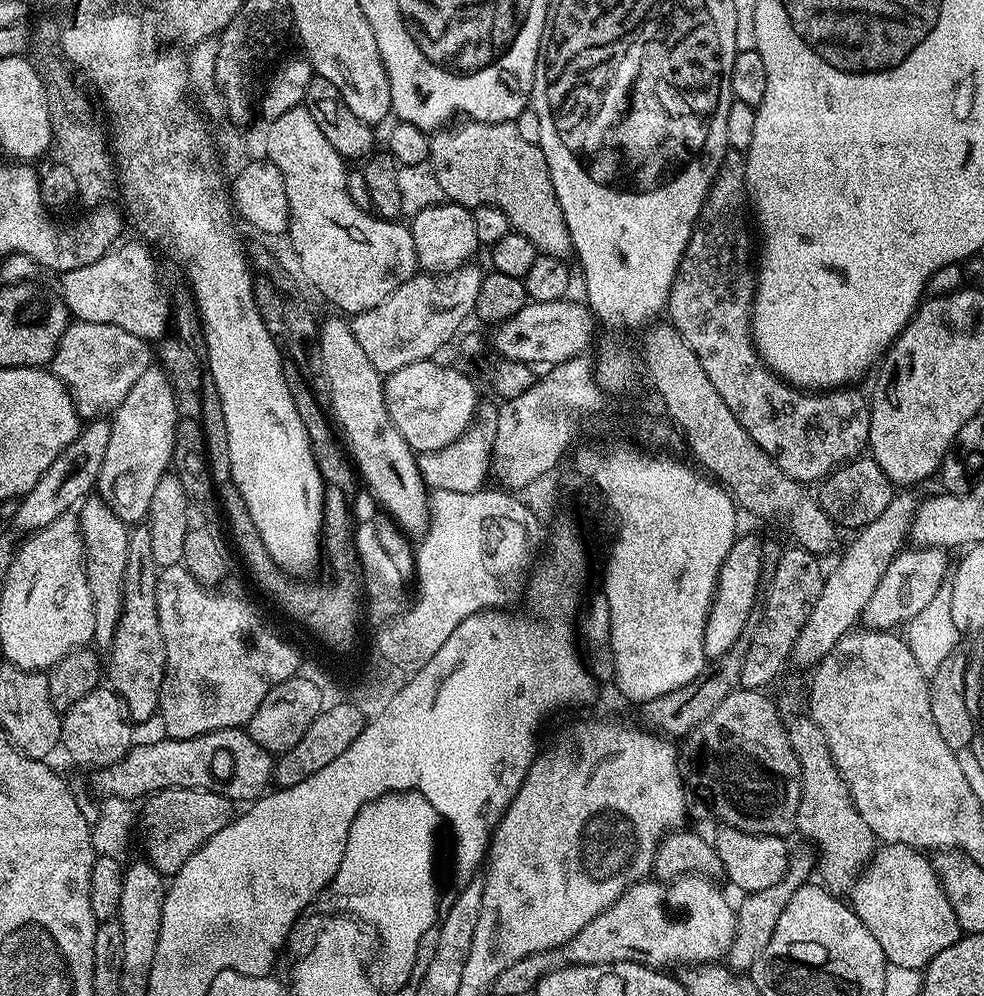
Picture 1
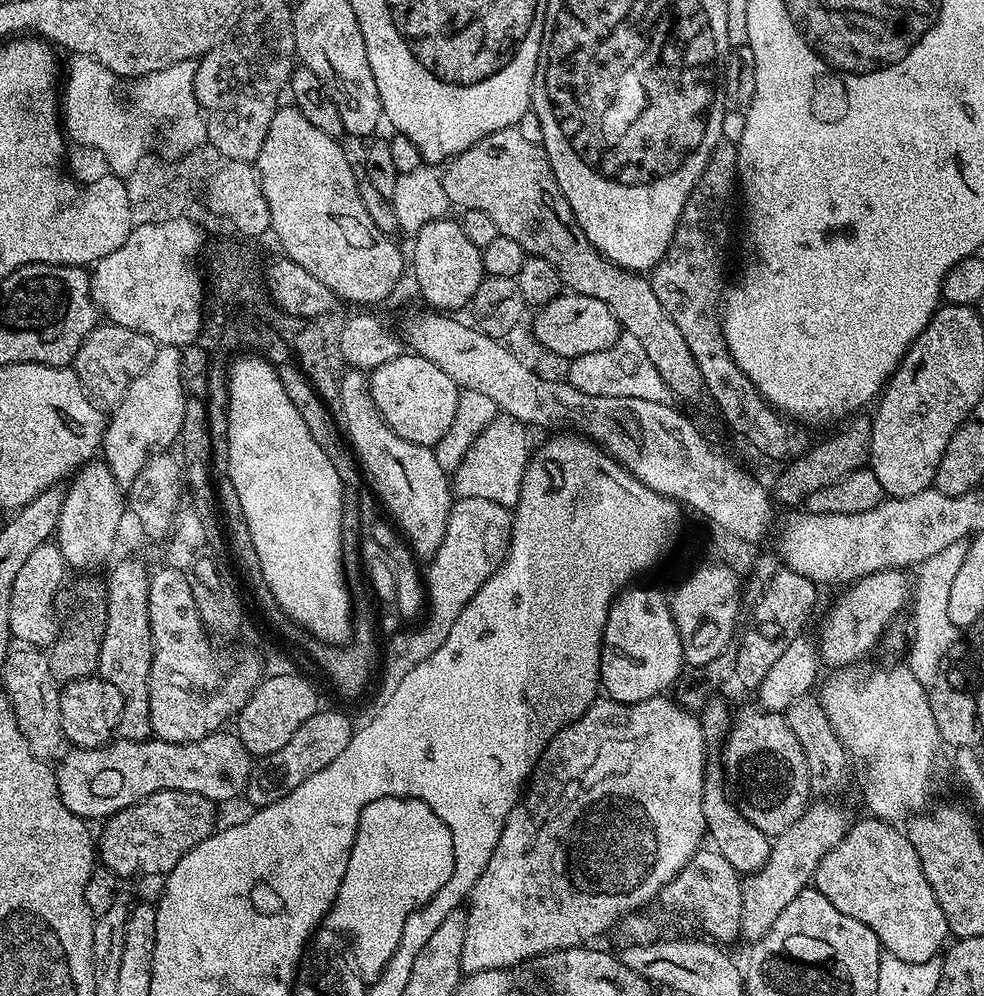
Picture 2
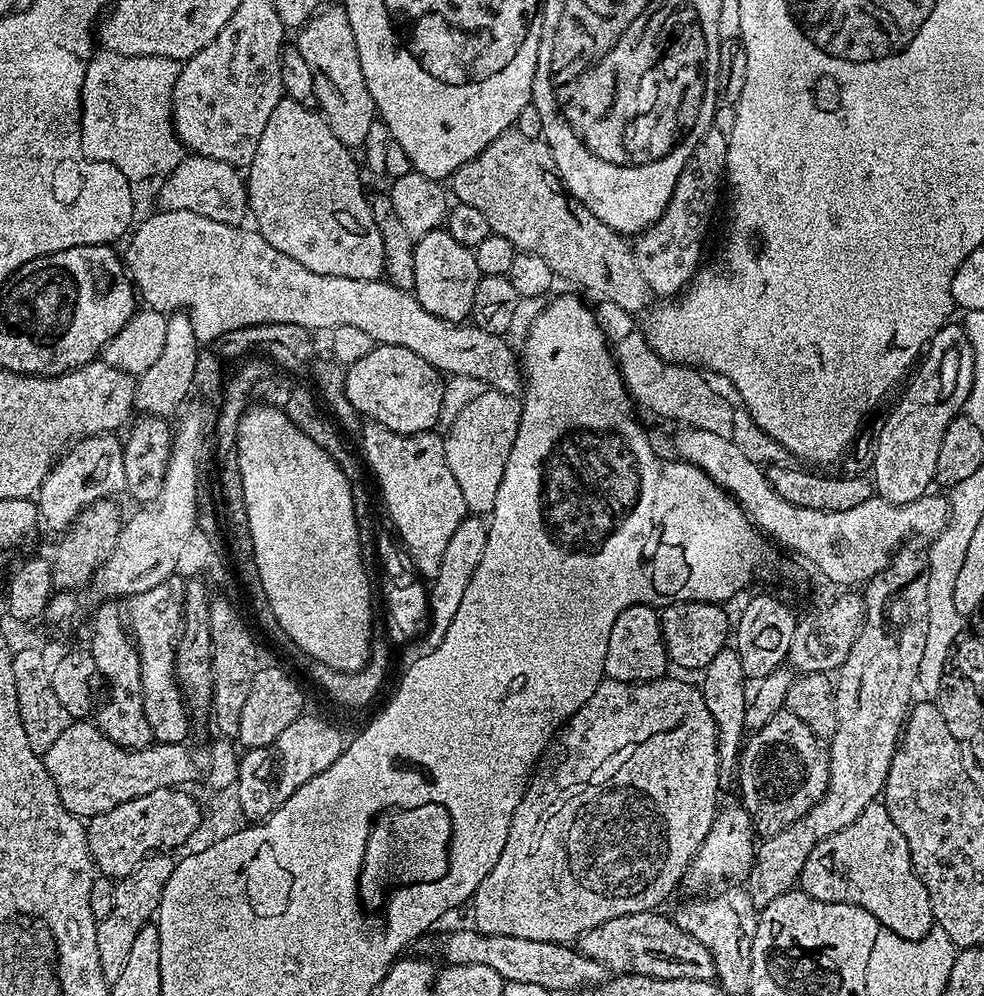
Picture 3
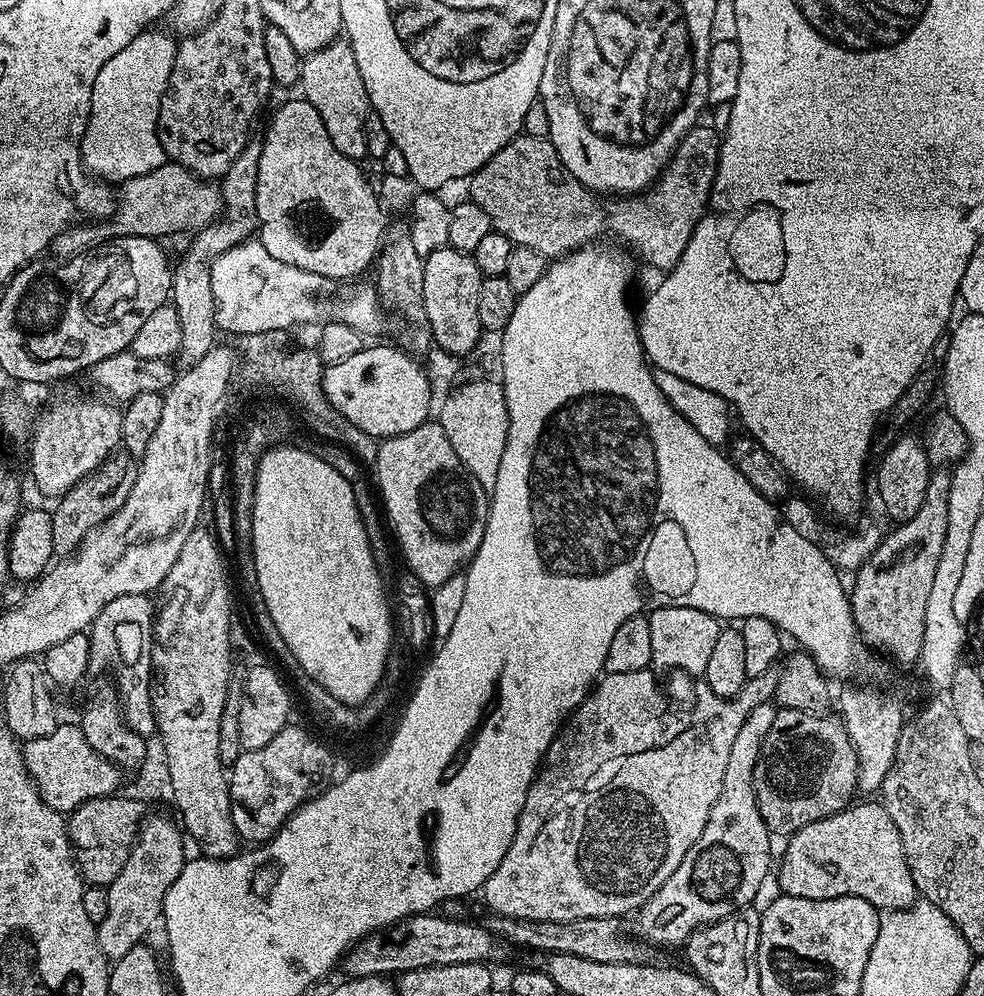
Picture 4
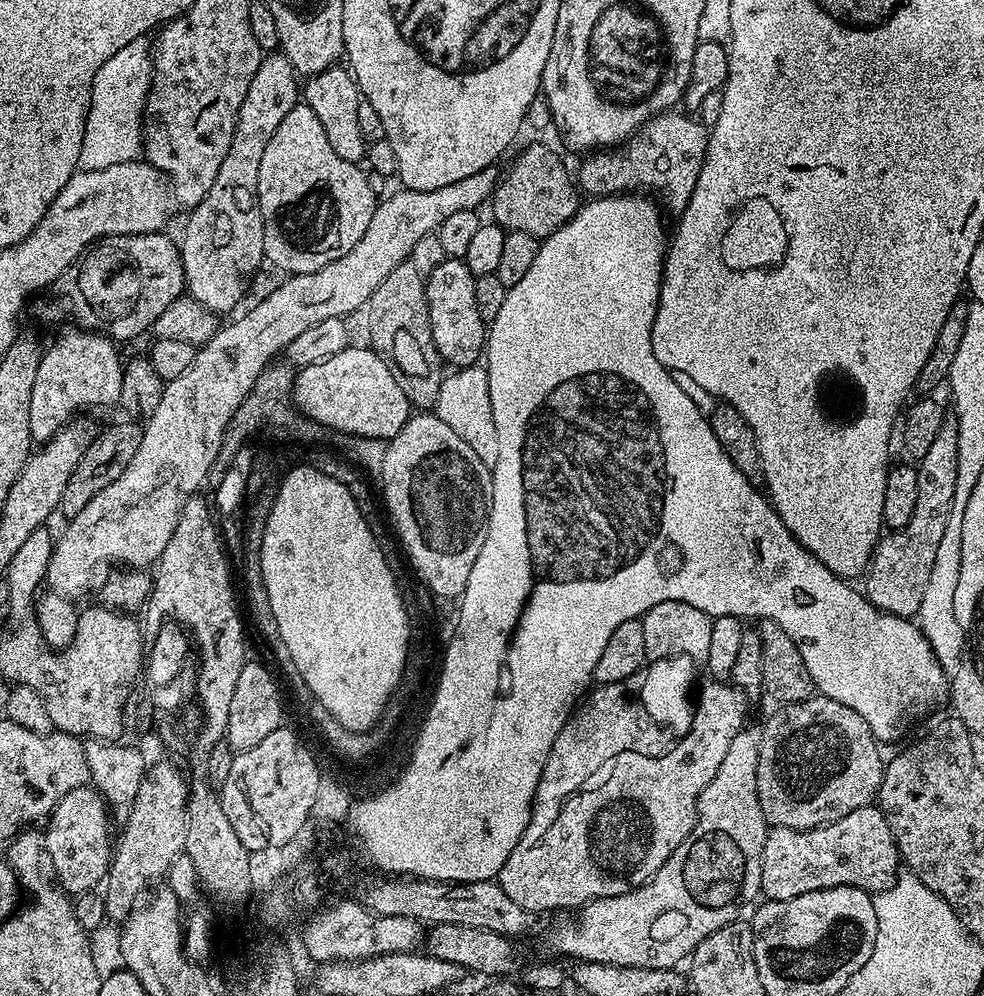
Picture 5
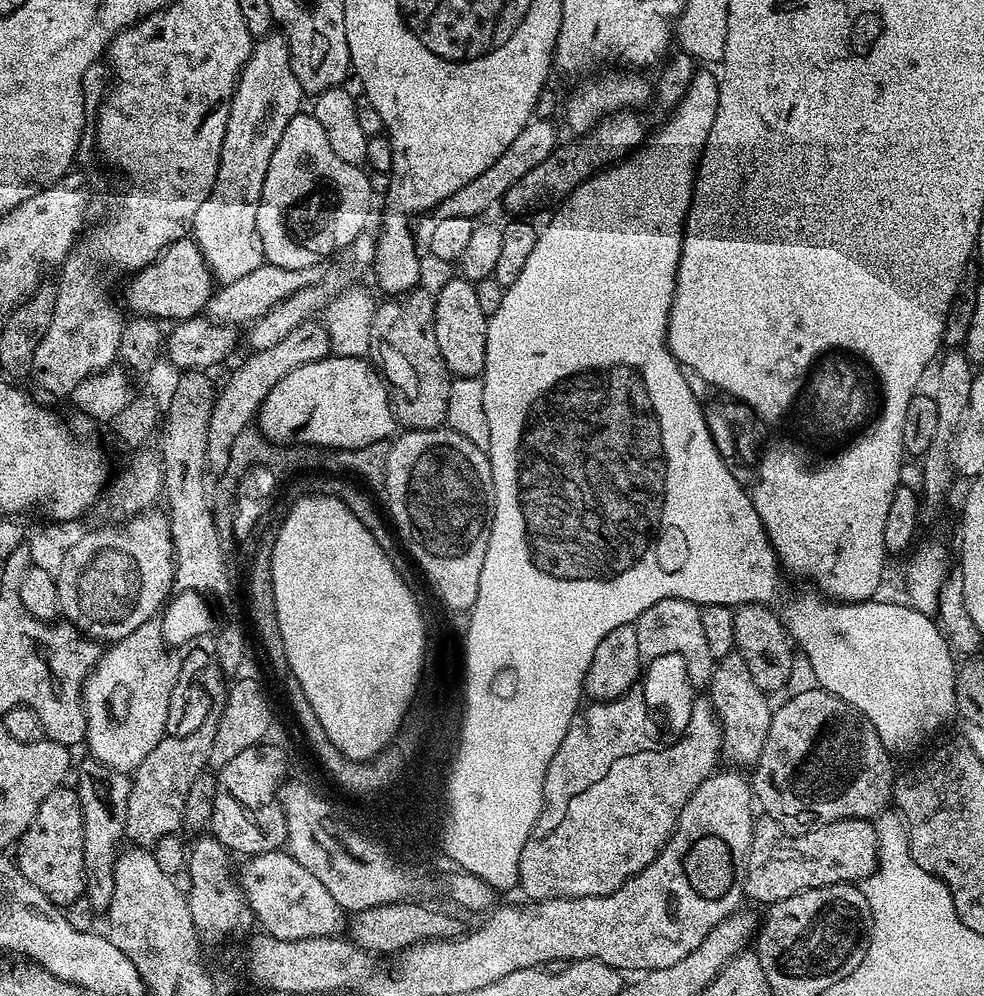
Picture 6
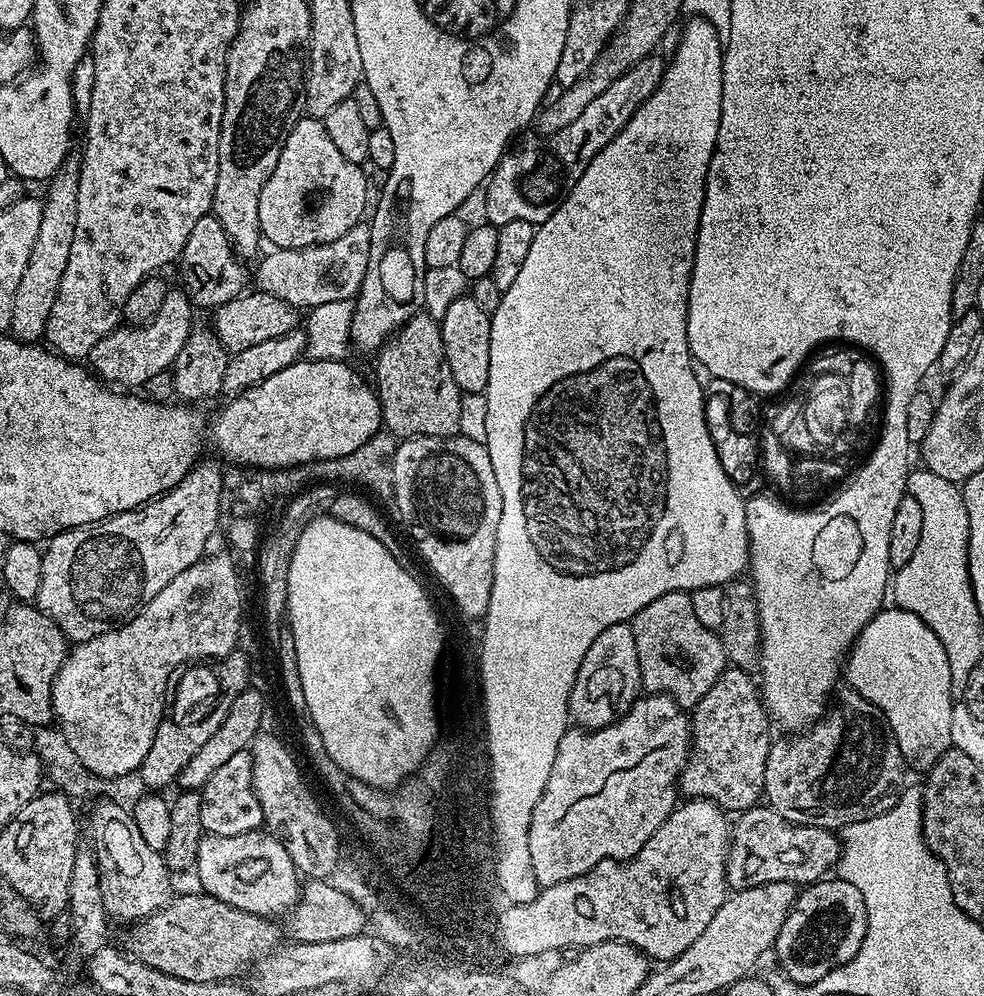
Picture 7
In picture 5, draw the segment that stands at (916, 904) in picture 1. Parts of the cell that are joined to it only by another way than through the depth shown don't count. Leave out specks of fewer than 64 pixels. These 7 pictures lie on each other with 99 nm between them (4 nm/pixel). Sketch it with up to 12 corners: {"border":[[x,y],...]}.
{"border":[[876,806],[823,828],[773,827],[770,900],[838,886],[875,894],[898,875]]}

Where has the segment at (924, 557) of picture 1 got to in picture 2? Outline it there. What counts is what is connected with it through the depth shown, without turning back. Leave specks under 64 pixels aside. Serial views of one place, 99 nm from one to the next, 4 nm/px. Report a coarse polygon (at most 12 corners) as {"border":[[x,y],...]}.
{"border":[[863,576],[828,612],[818,655],[855,665],[905,611],[910,576]]}

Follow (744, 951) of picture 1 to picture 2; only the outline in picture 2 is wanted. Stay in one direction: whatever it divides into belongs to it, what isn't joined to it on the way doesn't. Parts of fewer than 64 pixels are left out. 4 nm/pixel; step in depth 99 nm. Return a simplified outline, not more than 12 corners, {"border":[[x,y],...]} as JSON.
{"border":[[831,799],[772,840],[743,877],[740,936],[761,940],[813,883],[850,819]]}

